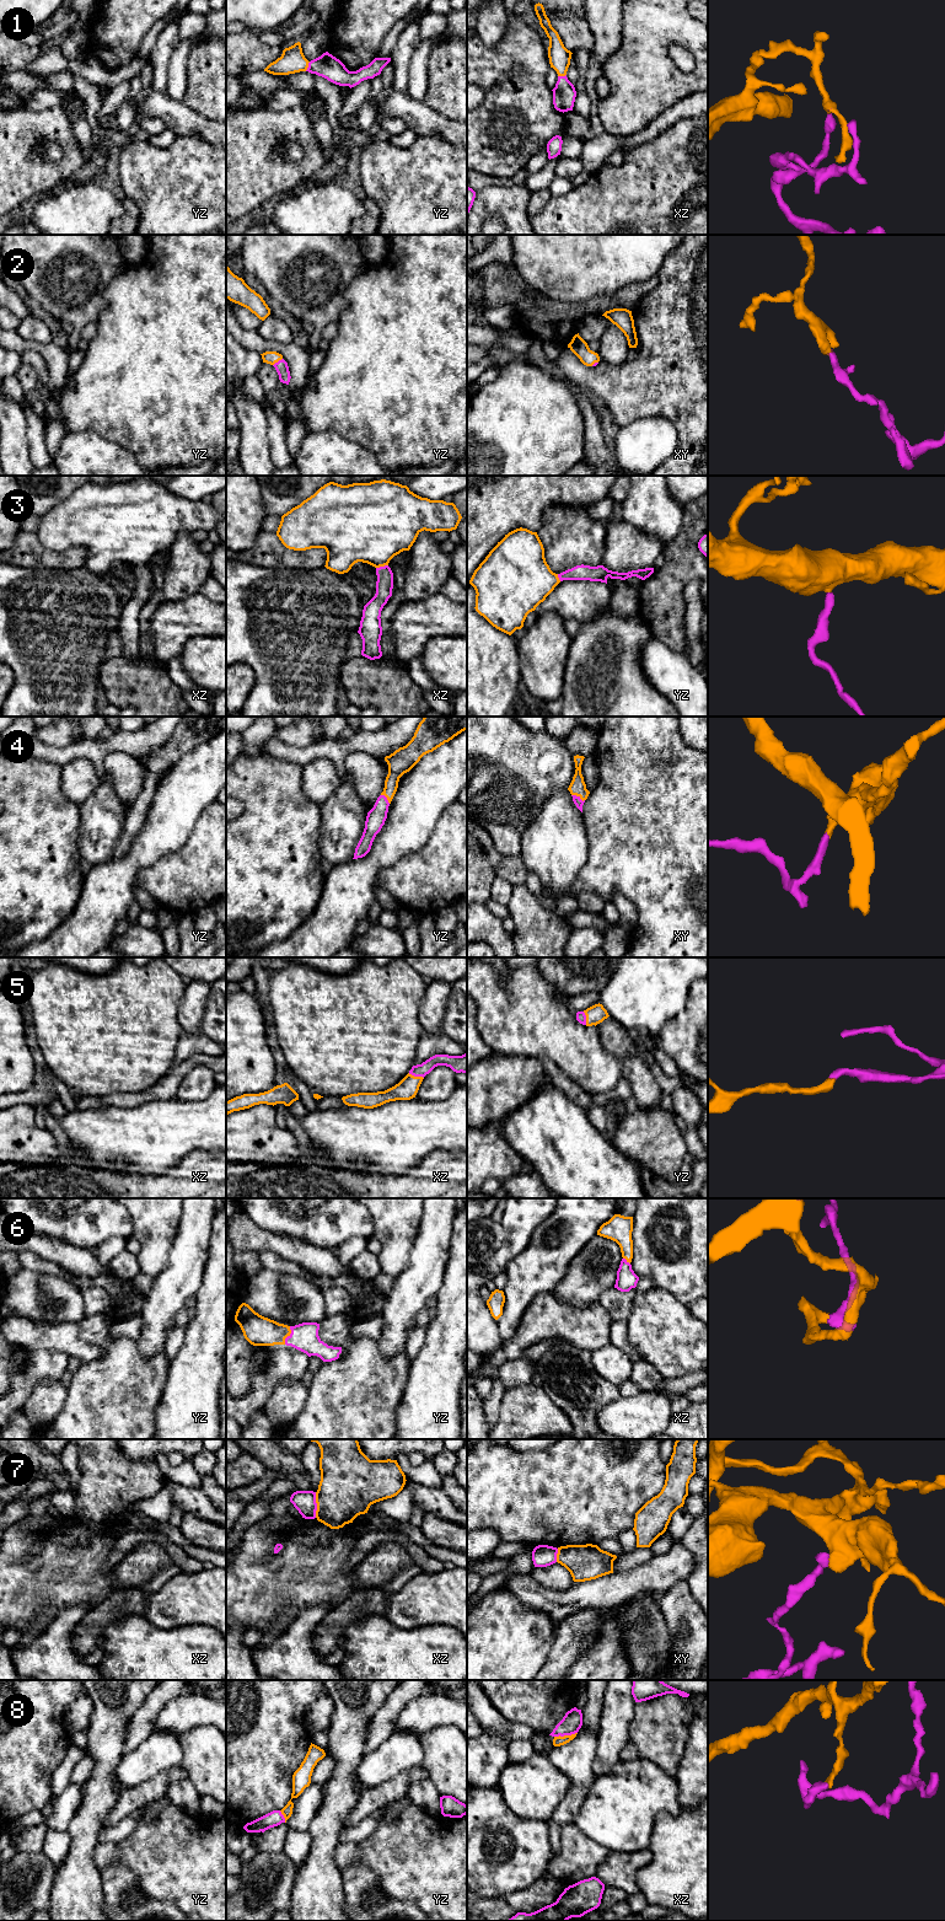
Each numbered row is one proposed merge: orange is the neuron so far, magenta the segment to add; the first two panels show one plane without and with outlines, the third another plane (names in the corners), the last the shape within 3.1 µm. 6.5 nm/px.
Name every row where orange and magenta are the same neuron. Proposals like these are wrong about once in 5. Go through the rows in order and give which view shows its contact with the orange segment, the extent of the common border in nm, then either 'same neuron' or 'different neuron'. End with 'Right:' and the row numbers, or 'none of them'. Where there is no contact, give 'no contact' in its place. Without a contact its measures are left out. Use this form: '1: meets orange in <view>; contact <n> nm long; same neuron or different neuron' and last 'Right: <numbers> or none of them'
1: meets orange in yz; contact 70 nm long; same neuron
2: meets orange in yz; contact 80 nm long; same neuron
3: meets orange in xz; contact 80 nm long; same neuron
4: meets orange in xy; contact 100 nm long; same neuron
5: meets orange in xz; contact 110 nm long; same neuron
6: meets orange in yz; contact 130 nm long; same neuron
7: meets orange in xz; contact 170 nm long; different neuron
8: meets orange in xz; contact 160 nm long; different neuron
Right: 1, 2, 3, 4, 5, 6

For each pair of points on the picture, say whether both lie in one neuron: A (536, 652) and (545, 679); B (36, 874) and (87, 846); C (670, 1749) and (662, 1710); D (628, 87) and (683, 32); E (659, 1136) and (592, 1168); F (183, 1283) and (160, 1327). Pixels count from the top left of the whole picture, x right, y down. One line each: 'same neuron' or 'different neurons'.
A: same neuron
B: different neurons
C: same neuron
D: same neuron
E: different neurons
F: same neuron

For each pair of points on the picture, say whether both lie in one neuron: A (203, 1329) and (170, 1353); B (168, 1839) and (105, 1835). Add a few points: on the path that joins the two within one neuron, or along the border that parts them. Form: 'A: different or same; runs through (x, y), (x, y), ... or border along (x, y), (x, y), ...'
A: different; border along (184, 1330), (182, 1346), (168, 1367)
B: different; border along (150, 1818), (143, 1818), (121, 1841), (100, 1842)

